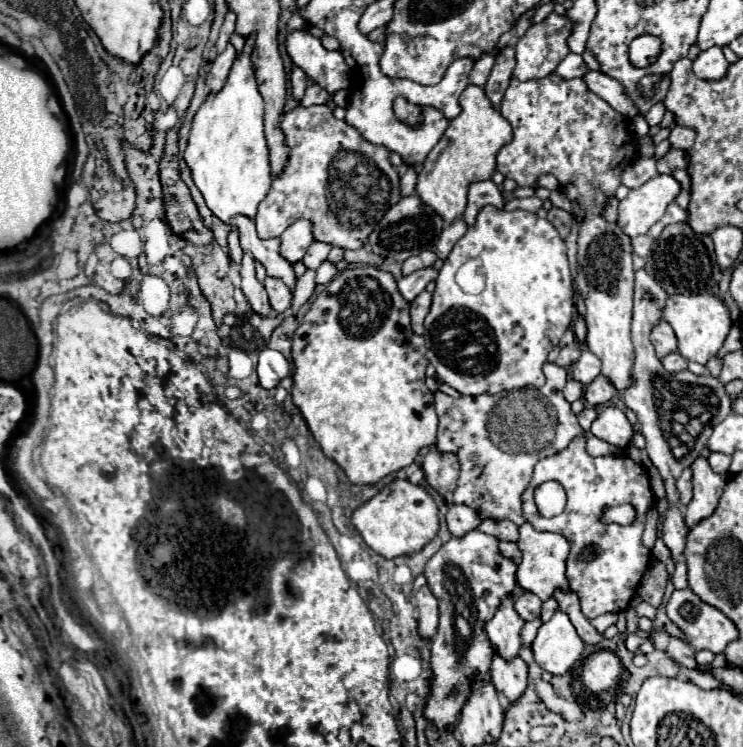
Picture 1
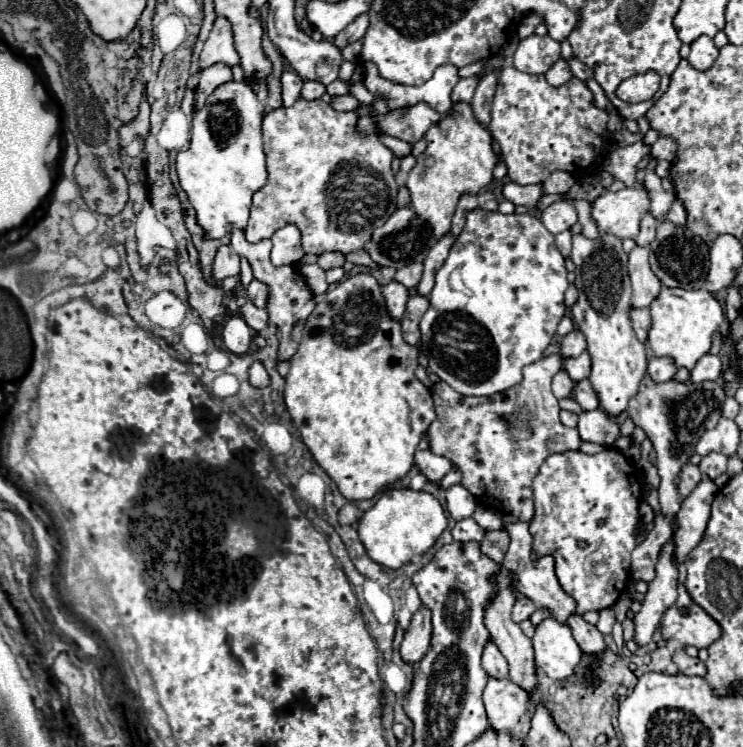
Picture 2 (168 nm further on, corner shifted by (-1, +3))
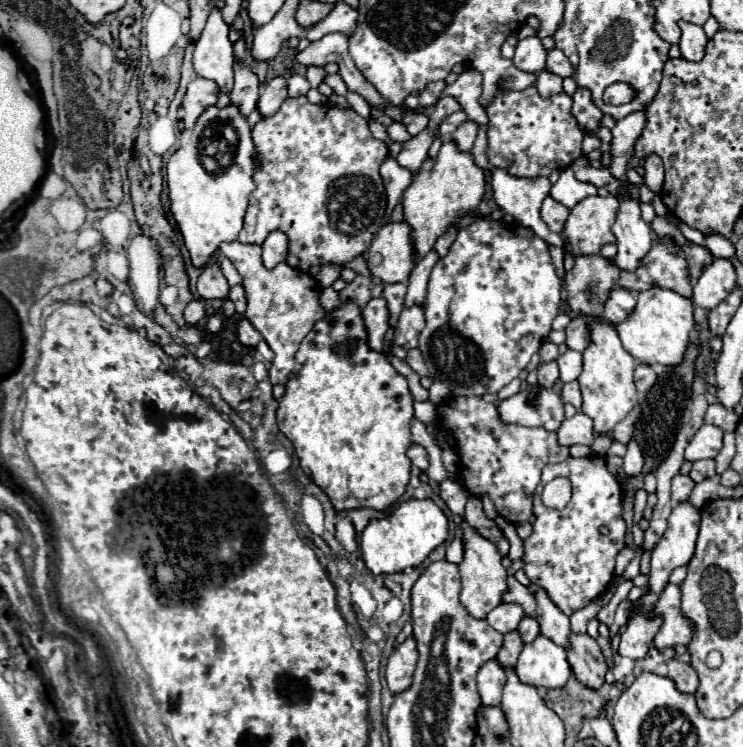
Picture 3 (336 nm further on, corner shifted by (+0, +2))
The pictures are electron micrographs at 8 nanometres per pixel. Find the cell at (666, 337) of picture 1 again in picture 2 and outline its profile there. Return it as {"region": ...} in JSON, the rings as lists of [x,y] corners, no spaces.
{"region":[[[632,309],[630,313],[632,317],[632,325],[634,325],[634,331],[638,335],[638,339],[642,343],[648,341],[648,329],[652,325],[652,319],[650,319],[650,309]]]}

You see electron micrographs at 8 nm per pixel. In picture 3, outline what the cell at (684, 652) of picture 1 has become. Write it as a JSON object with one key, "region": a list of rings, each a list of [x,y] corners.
{"region":[[[675,658],[667,662],[667,676],[675,682],[677,690],[679,692],[685,692],[685,694],[693,694],[697,690],[697,672],[689,666],[689,664],[683,664],[683,662],[677,662]]]}

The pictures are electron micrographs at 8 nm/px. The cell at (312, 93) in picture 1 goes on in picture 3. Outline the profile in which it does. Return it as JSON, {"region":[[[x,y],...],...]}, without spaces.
{"region":[[[293,74],[291,78],[287,78],[287,92],[289,92],[289,96],[303,96],[303,94],[307,94],[309,88],[311,86],[309,86],[309,82],[303,76]]]}

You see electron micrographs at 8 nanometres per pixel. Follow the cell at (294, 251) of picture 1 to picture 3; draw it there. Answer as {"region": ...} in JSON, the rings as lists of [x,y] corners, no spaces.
{"region":[[[271,232],[263,242],[263,264],[265,268],[275,268],[279,262],[285,262],[287,258],[287,238],[281,232]]]}

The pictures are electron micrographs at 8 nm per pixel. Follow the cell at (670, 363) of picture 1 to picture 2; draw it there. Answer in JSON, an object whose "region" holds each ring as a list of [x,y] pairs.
{"region":[[[654,357],[648,361],[648,375],[658,383],[672,379],[676,371],[678,371],[678,365],[670,357]]]}

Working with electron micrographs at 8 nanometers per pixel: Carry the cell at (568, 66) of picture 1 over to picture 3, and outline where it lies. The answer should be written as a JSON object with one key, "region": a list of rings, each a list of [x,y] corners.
{"region":[[[547,70],[539,72],[537,76],[537,92],[541,94],[541,98],[551,98],[555,94],[559,94],[561,88],[561,78],[557,78],[557,74],[549,74]]]}

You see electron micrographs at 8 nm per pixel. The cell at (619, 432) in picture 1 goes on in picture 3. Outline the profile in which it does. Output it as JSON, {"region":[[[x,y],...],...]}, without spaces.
{"region":[[[577,412],[573,418],[567,418],[561,422],[557,430],[557,442],[561,446],[573,446],[573,444],[593,444],[593,422],[589,422],[589,416]]]}

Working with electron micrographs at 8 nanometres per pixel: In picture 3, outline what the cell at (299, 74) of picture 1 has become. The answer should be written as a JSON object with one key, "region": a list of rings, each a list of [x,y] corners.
{"region":[[[281,76],[269,80],[269,82],[263,86],[261,96],[259,96],[259,100],[257,100],[257,110],[259,110],[259,114],[261,114],[263,118],[273,116],[273,114],[279,110],[279,106],[283,104],[285,98],[287,98],[287,80],[281,78]]]}

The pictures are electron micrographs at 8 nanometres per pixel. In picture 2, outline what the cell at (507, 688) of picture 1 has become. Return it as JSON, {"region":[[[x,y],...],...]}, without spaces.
{"region":[[[490,679],[484,689],[484,705],[490,727],[496,731],[514,731],[528,709],[528,693],[508,679]]]}

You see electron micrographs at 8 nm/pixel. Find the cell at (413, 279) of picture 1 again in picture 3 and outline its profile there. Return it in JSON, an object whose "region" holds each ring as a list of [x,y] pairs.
{"region":[[[383,298],[369,300],[361,314],[363,314],[365,330],[367,330],[367,346],[373,352],[381,352],[383,350],[385,332],[389,330],[389,324],[387,324],[389,312],[385,310],[385,300]]]}

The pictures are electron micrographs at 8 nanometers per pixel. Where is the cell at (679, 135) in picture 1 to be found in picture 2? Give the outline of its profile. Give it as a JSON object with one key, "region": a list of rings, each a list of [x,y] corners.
{"region":[[[658,137],[658,141],[652,145],[652,155],[660,161],[660,159],[674,159],[678,151],[678,143],[674,137]]]}

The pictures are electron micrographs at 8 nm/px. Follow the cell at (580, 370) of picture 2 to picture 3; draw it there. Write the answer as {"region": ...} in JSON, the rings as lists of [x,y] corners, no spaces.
{"region":[[[567,350],[557,358],[557,364],[559,364],[559,380],[573,382],[581,374],[581,352]]]}

